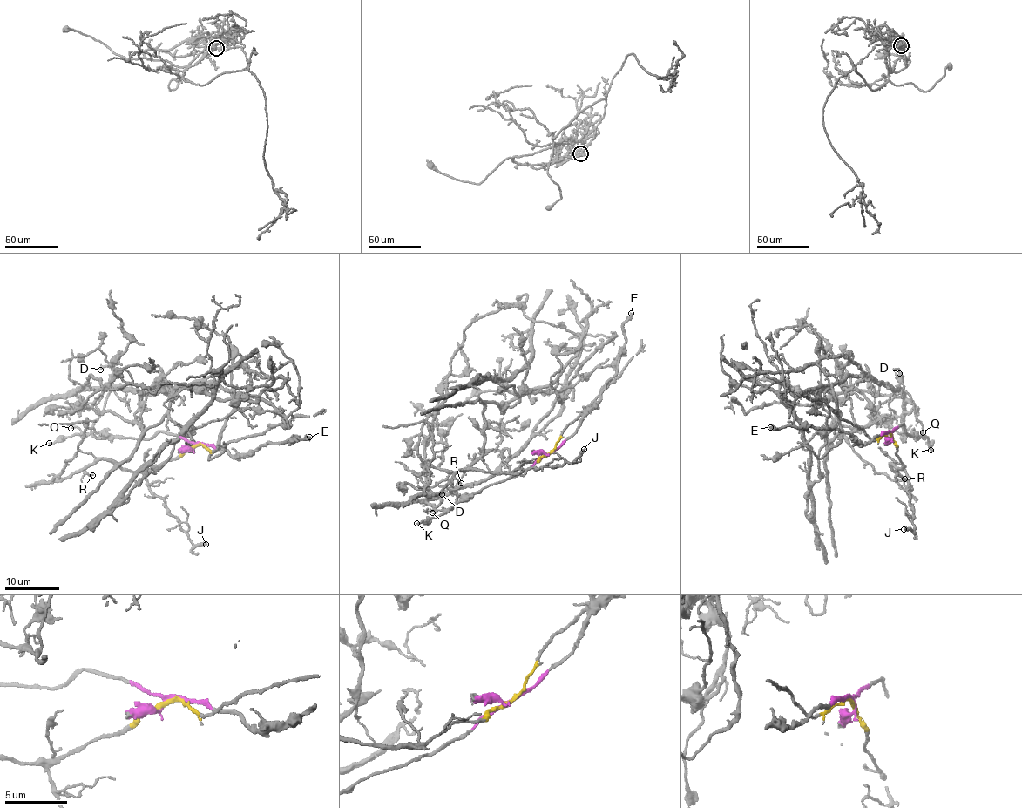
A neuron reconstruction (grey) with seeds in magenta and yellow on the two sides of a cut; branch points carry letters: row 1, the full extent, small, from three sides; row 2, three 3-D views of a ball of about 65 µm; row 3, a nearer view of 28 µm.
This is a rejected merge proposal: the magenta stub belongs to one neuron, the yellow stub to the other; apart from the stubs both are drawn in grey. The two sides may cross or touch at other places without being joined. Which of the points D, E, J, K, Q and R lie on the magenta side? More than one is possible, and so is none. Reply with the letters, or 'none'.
D, E, K, Q

